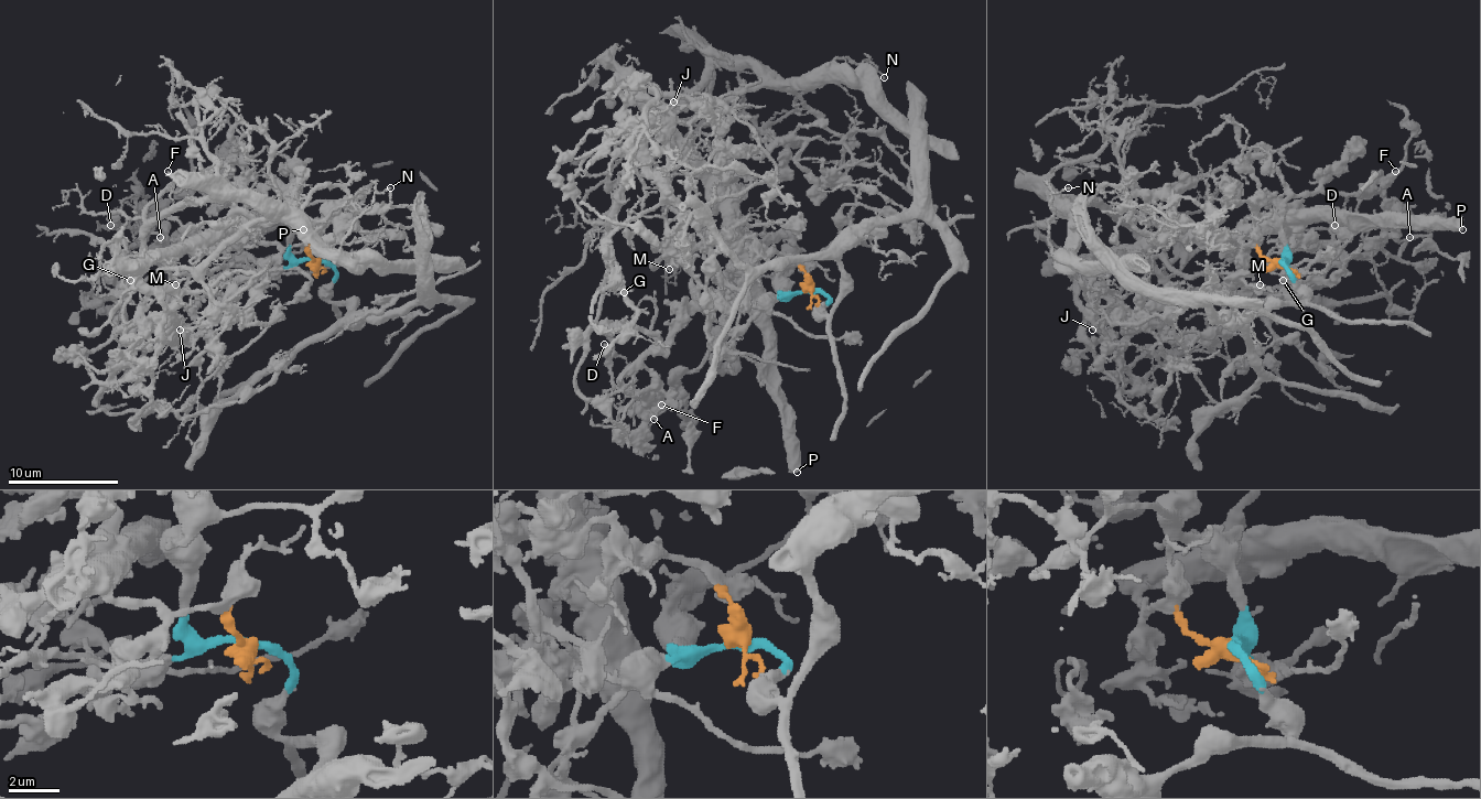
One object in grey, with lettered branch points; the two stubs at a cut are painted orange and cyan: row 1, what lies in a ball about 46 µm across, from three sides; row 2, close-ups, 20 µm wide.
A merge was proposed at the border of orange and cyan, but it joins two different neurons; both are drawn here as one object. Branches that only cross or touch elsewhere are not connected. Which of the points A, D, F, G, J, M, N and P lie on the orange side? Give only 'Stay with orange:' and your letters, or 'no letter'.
Stay with orange: A, D, F, J, M, P

